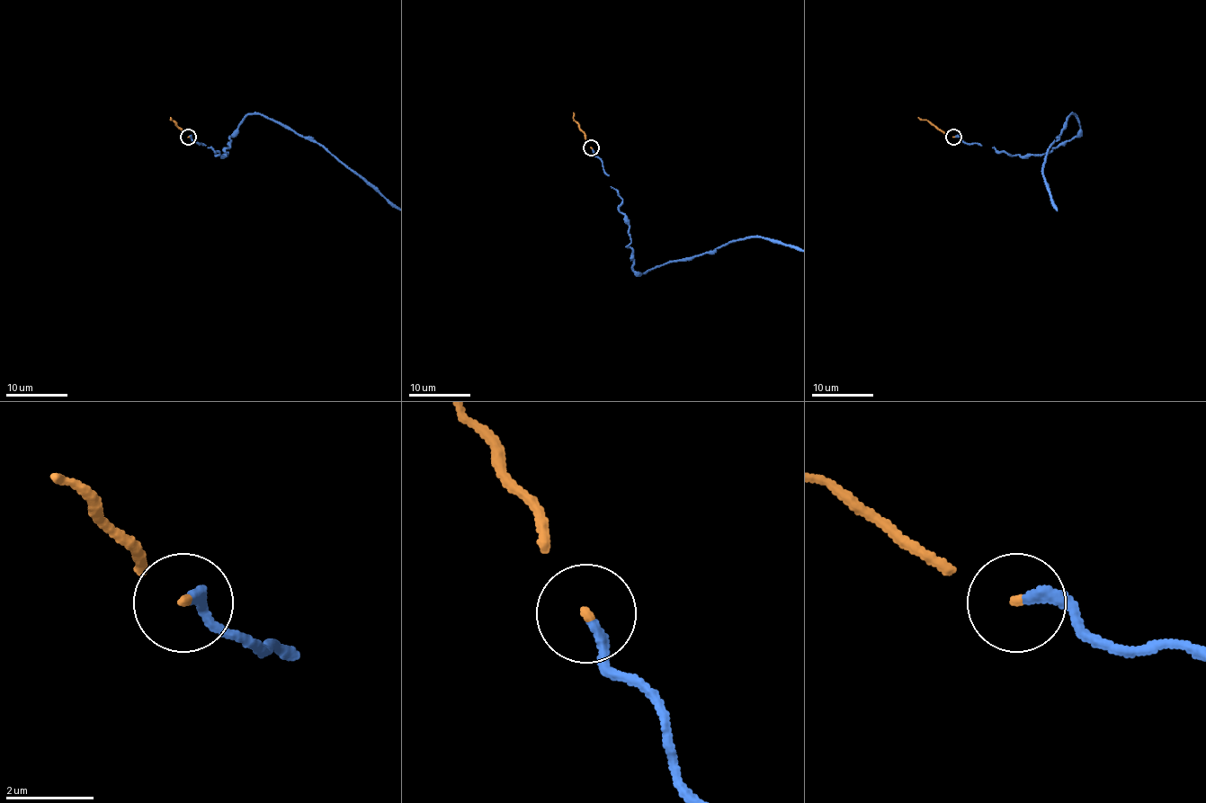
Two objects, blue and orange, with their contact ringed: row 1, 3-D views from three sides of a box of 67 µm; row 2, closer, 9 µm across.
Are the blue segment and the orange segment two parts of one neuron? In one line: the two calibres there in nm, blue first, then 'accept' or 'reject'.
240 nm thick on the blue side, 130 nm on the other; accept

